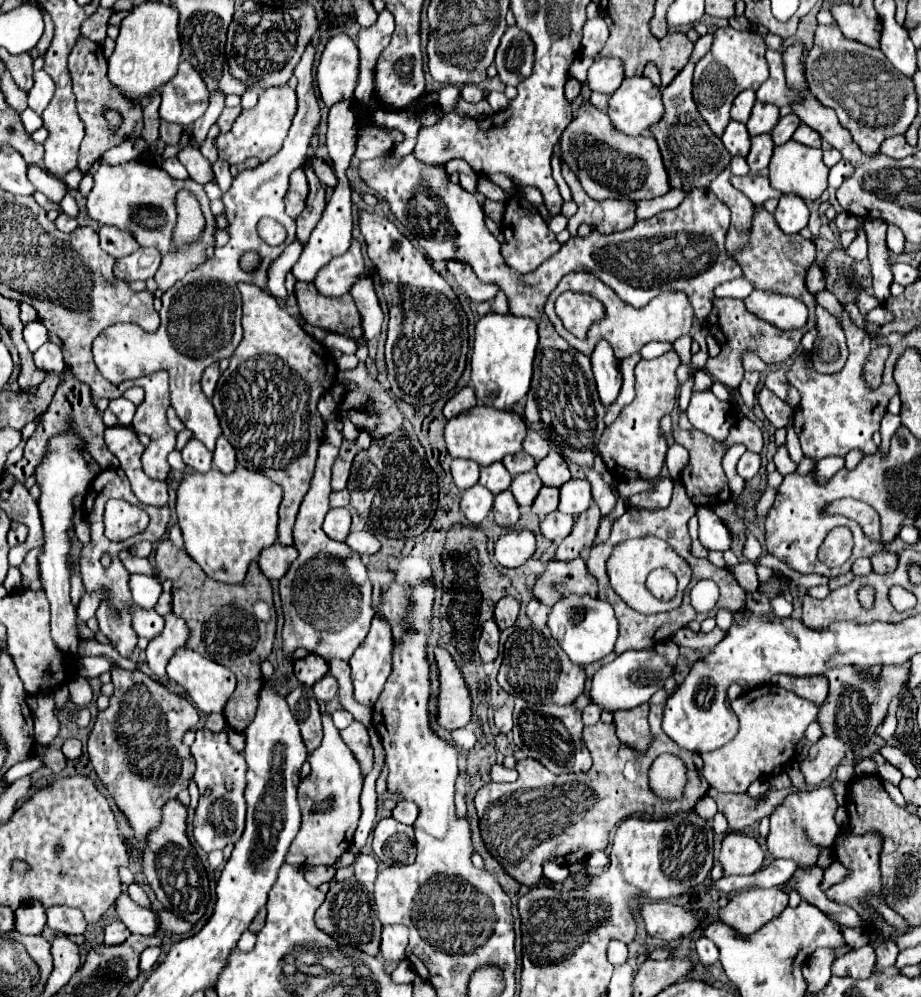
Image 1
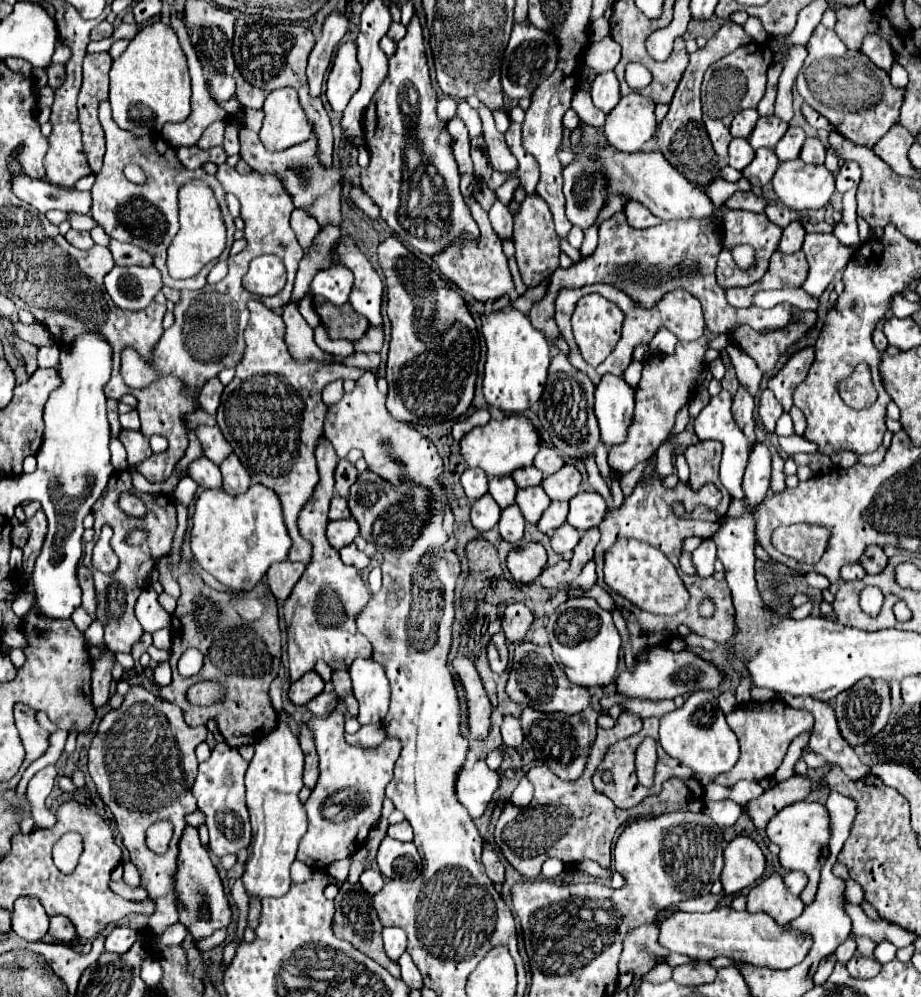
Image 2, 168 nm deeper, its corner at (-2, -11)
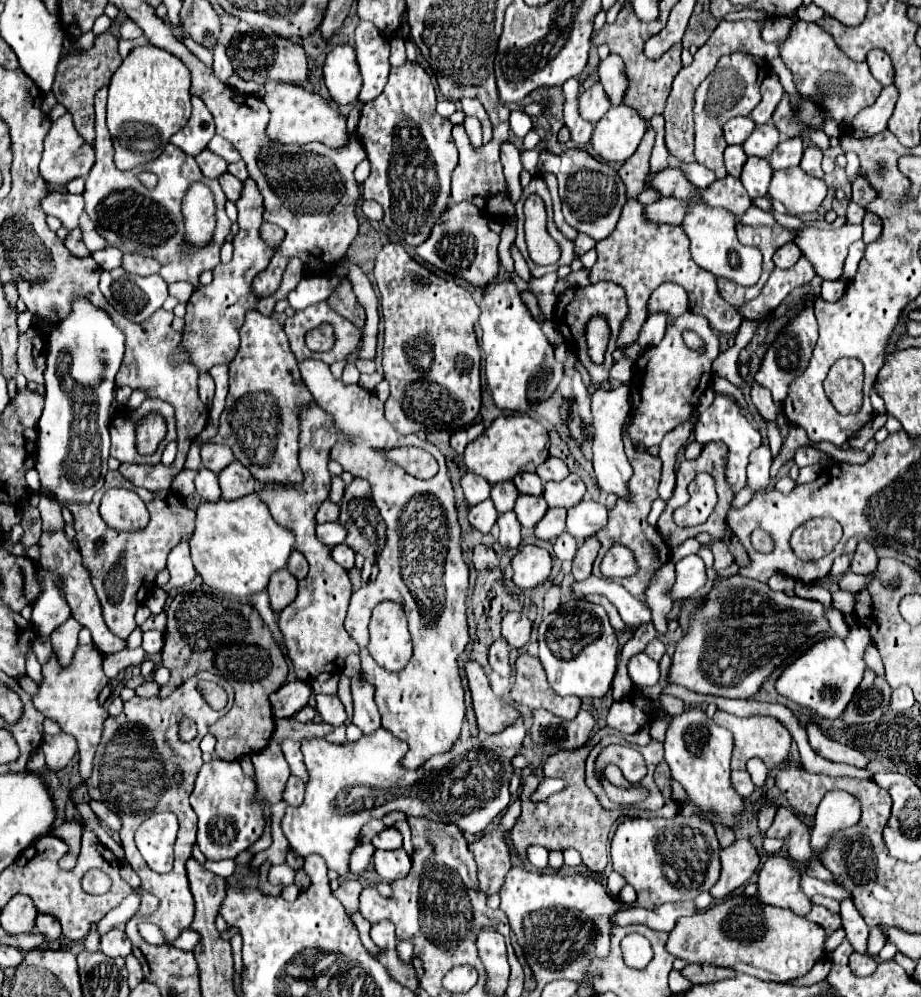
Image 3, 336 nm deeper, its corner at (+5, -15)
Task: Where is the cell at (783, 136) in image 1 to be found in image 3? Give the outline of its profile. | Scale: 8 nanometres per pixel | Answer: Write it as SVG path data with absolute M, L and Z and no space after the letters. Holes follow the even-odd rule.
M791 137L775 147L775 151L769 155L769 163L773 169L787 169L787 167L795 167L801 161L801 155L803 155L801 139Z

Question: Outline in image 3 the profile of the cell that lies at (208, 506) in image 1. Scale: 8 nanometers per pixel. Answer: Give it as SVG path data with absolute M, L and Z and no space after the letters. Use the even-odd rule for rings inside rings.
M257 493L245 495L235 501L203 501L199 503L195 513L195 531L189 541L191 559L197 573L209 587L235 597L247 597L267 587L271 609L275 613L285 609L295 599L297 579L287 569L283 569L287 565L295 539L287 529L279 527L273 521L267 505L259 499Z

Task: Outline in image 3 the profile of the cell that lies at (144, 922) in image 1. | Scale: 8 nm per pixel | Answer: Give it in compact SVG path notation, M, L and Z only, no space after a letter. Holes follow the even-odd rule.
M187 929L187 931L183 931L183 933L173 941L173 945L179 947L179 949L183 949L183 951L191 951L191 949L195 947L195 941L199 941L199 935L195 935L195 931Z

